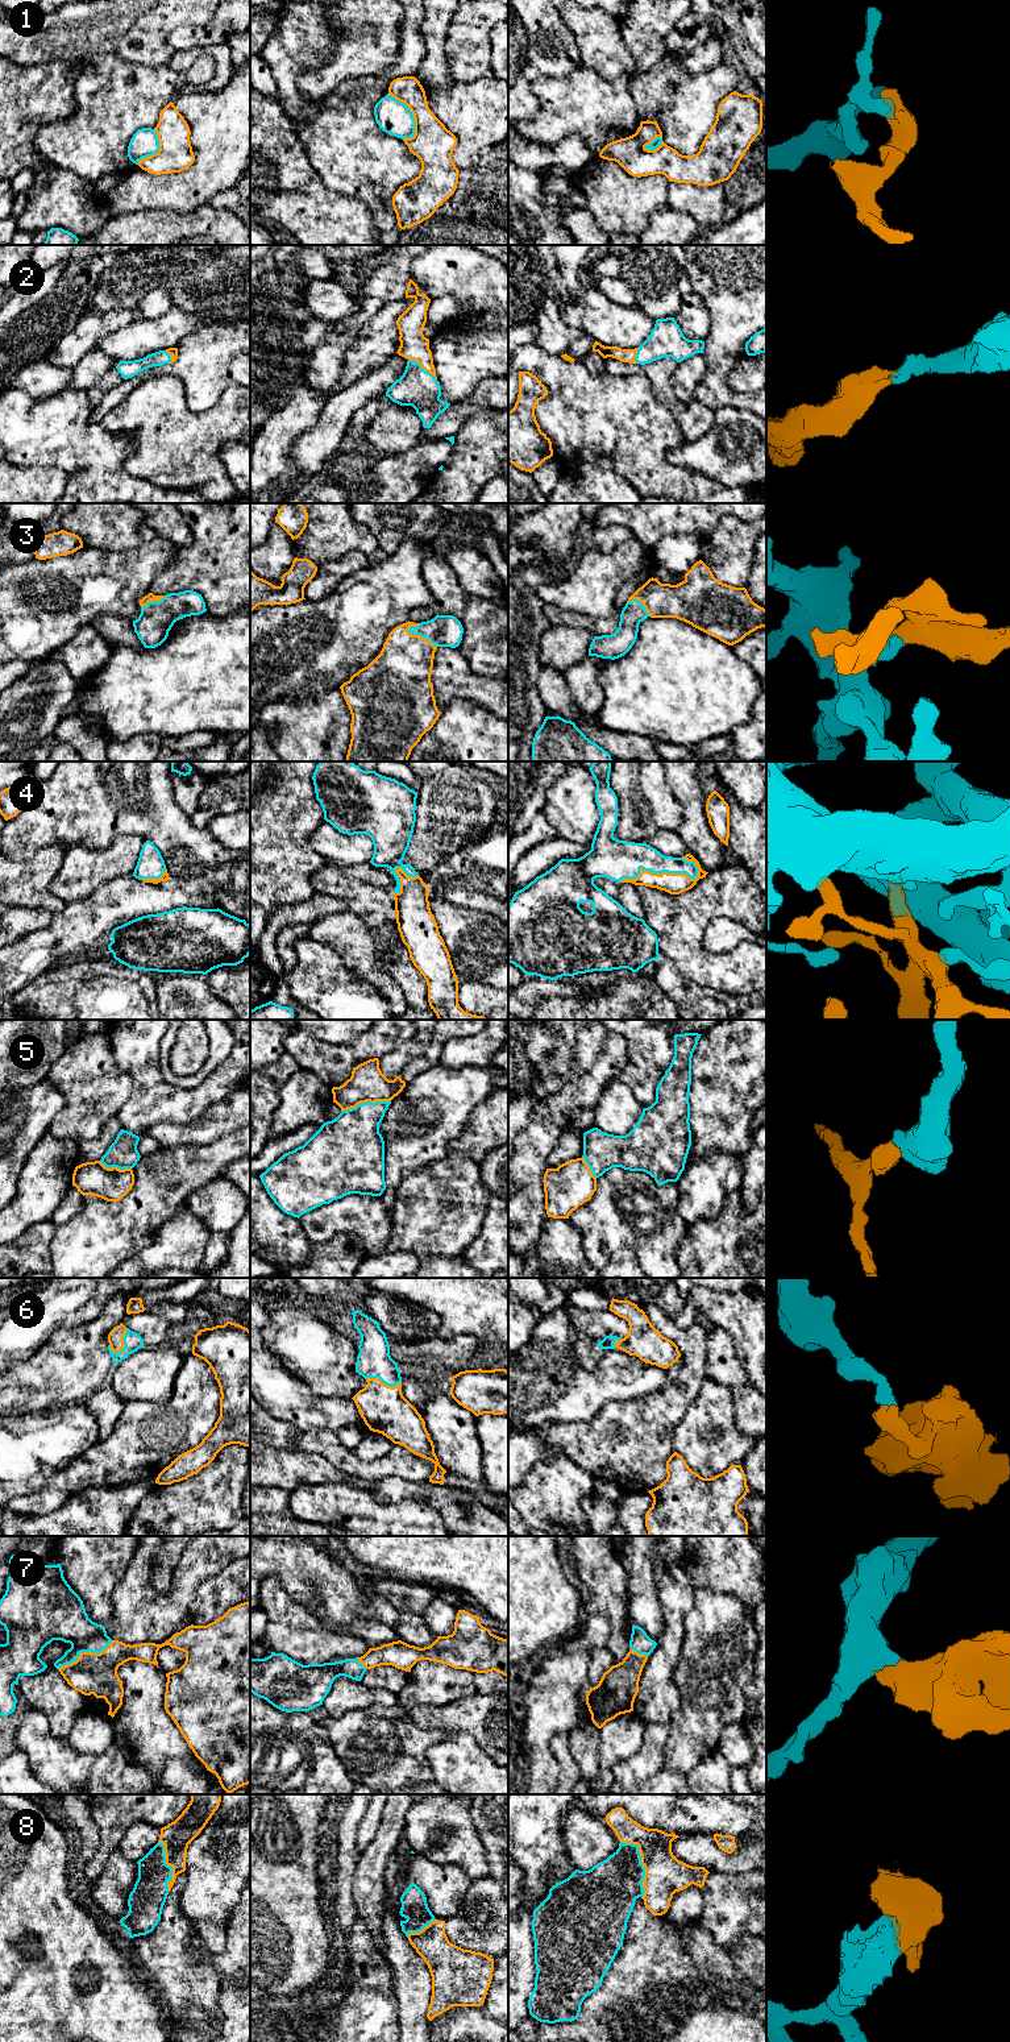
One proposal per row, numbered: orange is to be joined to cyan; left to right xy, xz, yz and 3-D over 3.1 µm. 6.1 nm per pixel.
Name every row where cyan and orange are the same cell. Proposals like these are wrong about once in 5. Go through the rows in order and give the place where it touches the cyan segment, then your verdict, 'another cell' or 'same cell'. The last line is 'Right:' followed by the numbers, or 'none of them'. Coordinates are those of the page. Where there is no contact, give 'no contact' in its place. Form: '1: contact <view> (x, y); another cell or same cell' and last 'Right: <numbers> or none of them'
1: contact xz (411, 112); another cell
2: contact xz (422, 368); same cell
3: contact xz (422, 636); same cell
4: contact yz (660, 874); same cell
5: contact xz (366, 1102); another cell
6: contact xy (124, 1343); same cell
7: contact xy (84, 1651); same cell
8: contact yz (640, 1863); same cell
Right: 2, 3, 4, 6, 7, 8

